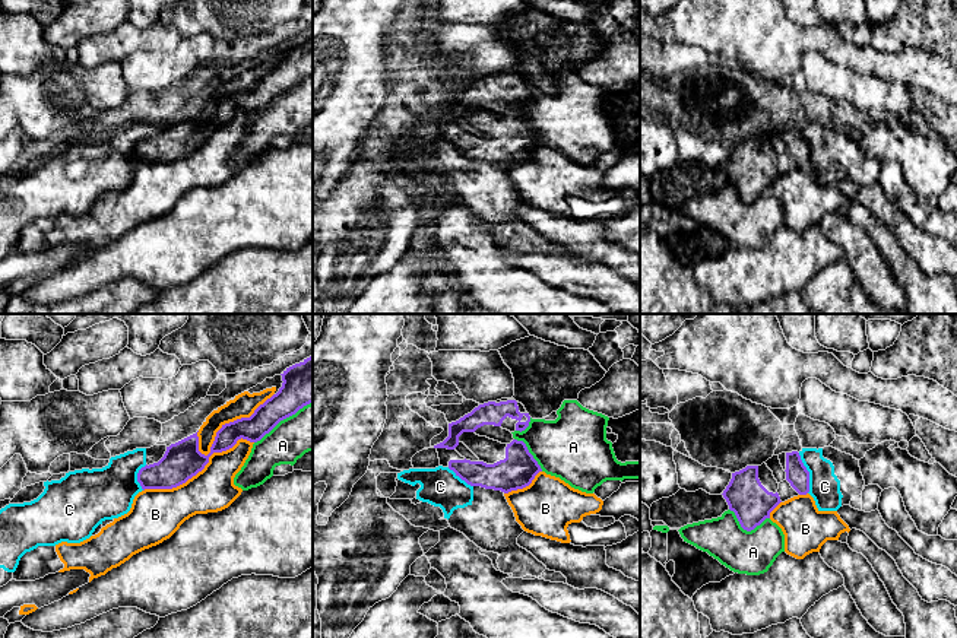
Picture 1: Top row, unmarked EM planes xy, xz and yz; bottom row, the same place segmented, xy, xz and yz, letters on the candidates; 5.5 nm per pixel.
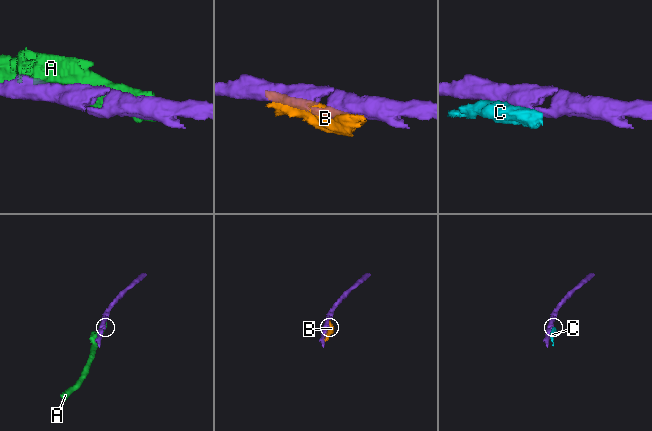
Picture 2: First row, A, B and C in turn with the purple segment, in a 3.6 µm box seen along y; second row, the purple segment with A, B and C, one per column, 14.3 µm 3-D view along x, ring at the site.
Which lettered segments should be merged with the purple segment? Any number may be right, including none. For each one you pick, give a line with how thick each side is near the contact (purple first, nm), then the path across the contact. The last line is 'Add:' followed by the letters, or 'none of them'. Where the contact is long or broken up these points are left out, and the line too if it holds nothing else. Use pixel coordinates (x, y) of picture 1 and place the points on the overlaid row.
Add: none of them

